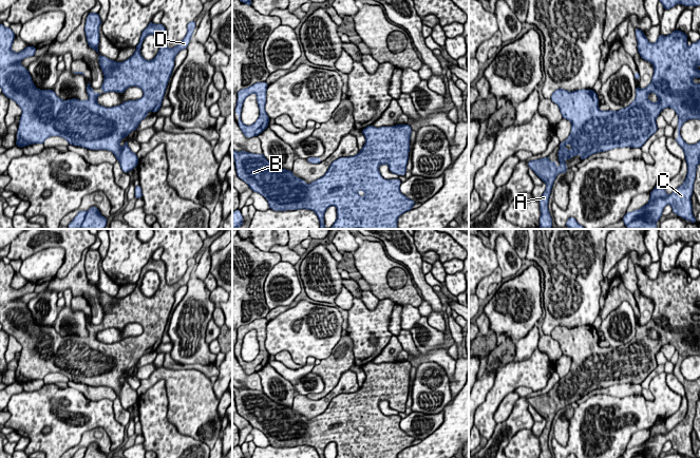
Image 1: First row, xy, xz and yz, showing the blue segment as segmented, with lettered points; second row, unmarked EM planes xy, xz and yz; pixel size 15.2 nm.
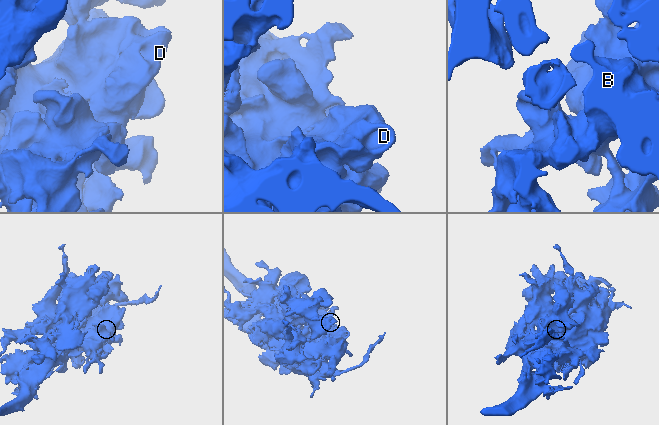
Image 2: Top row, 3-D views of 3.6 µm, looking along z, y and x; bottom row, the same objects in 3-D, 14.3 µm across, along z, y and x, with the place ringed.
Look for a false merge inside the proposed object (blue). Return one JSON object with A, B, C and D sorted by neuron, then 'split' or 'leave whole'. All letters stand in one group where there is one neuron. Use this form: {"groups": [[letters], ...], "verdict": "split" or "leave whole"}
{"groups": [["A", "B", "C", "D"]], "verdict": "leave whole"}

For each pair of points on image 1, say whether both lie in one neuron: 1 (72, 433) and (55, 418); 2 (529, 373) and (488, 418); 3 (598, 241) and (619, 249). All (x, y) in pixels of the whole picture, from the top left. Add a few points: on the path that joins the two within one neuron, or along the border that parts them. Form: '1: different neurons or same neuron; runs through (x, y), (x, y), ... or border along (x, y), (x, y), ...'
1: same neuron; runs through (68, 428), (59, 420)
2: same neuron; runs through (515, 376), (493, 398), (491, 404)
3: different neurons; border along (606, 240), (605, 260), (602, 268)

